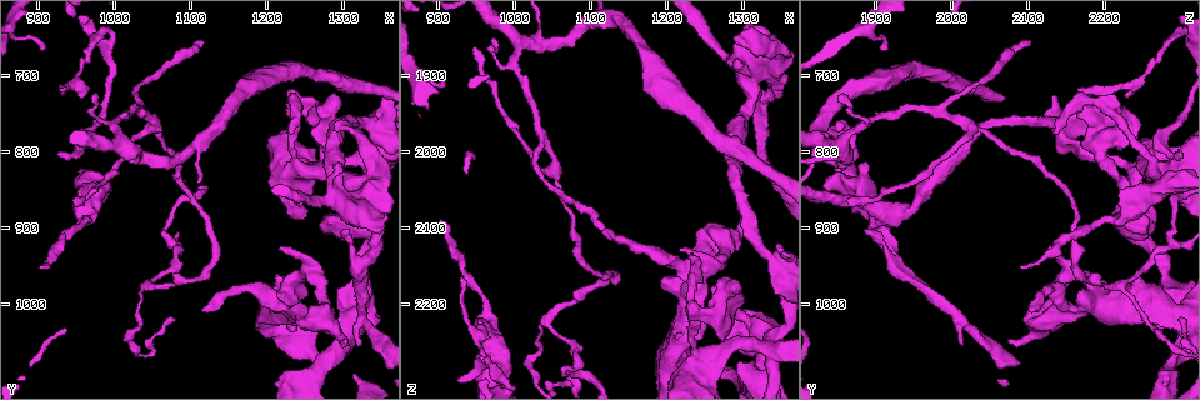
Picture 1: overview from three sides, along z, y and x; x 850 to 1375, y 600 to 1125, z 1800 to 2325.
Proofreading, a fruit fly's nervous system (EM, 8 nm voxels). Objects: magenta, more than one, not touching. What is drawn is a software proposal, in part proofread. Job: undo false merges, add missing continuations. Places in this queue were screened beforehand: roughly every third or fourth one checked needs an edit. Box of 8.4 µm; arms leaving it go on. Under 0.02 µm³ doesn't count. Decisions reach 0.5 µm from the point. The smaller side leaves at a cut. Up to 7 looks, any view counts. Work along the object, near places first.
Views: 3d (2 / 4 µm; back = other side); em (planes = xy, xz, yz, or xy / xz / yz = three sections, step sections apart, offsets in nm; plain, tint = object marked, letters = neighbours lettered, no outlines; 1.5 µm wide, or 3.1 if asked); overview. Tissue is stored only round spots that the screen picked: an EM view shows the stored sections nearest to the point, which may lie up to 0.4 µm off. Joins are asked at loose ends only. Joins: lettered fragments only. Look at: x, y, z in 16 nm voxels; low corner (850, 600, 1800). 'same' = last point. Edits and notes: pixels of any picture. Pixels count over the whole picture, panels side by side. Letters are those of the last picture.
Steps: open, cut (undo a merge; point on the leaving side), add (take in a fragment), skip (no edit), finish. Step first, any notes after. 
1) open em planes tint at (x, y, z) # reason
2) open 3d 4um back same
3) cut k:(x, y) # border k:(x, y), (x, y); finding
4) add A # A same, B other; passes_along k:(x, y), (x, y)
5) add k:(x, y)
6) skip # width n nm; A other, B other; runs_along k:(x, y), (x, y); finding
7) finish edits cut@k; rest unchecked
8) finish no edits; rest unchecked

open 3d 4um at (905, 950, 2090) # tapers out

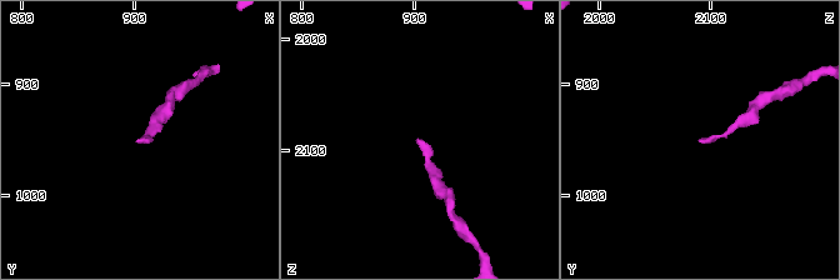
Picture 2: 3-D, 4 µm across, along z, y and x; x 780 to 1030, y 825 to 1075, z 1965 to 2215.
open em yz step 4 tint at (904, 948, 2090) # shape alone is not enough

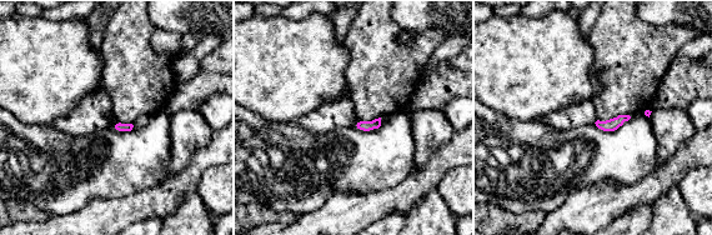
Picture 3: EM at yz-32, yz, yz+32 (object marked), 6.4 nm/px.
open em planes letters same # cut it another way

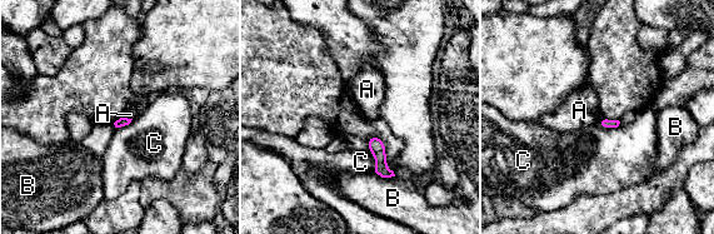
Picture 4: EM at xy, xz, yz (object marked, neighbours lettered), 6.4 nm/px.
skip # A other, B other, C other; border 4:(600, 118), (597, 122); none of them fits

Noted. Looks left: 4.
open 3d 2um back at (1295, 870, 1950) # thin neck

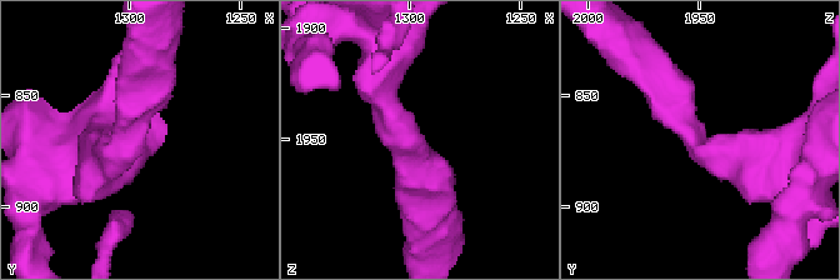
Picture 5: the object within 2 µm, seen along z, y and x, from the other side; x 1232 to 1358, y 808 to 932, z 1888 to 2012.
open em 3.1um planes tint at (1298, 868, 1952) # arm_widths 300, 360 nm

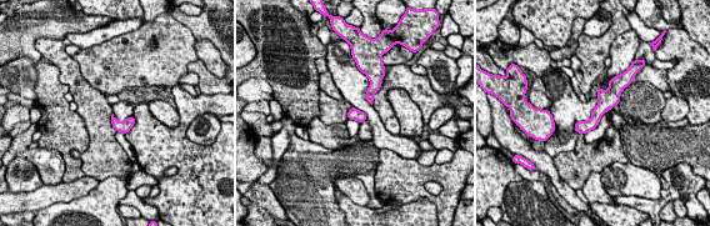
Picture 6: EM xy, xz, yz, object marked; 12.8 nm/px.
open em 3.1um planes letters same

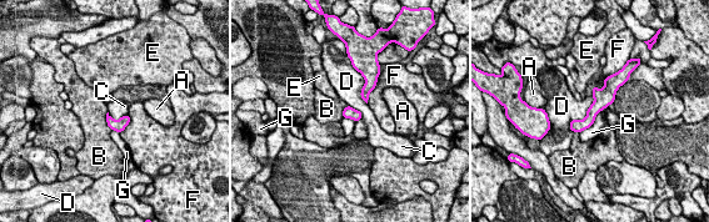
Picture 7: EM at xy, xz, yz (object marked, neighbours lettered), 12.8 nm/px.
skip # width 120 nm; A other, B other, C other, D other, E other, F other, G other; runs_along 7:(610, 84), (590, 116), (573, 127); continuous, no second neuron

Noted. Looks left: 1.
finish no edits; rest unchecked

